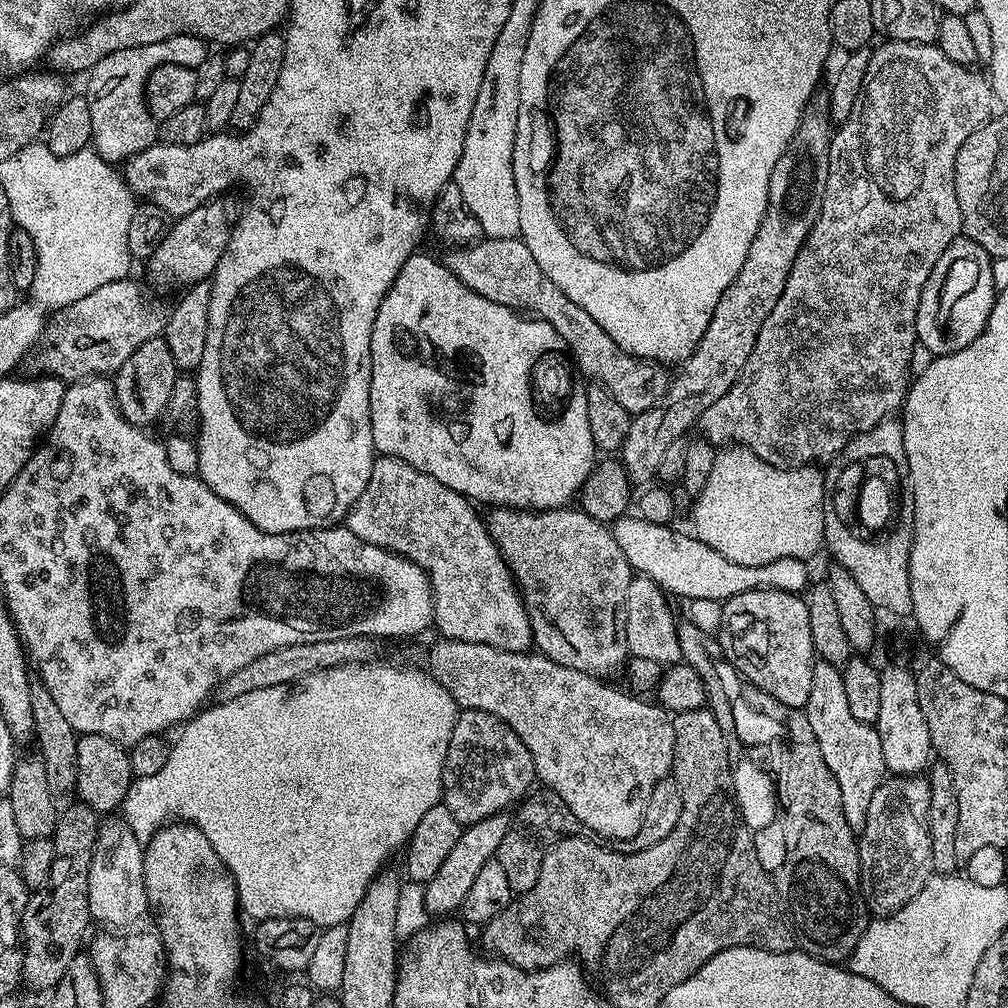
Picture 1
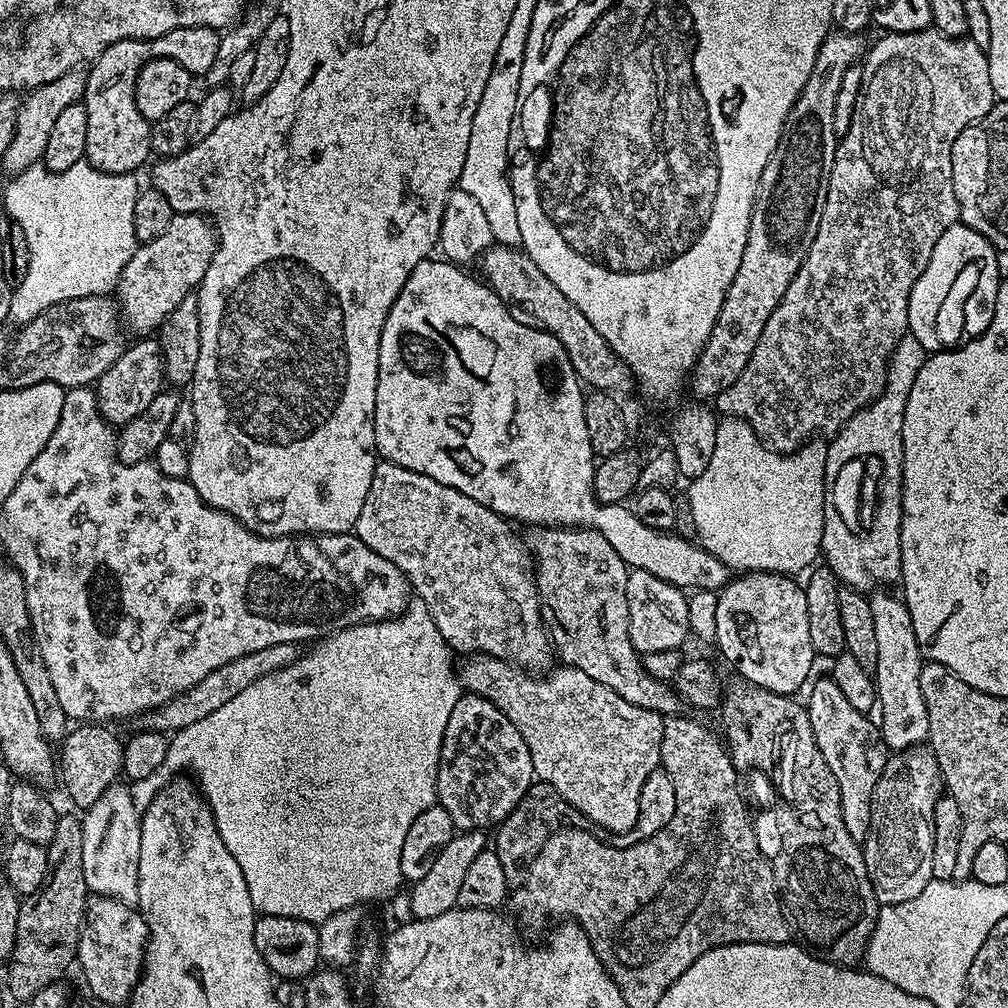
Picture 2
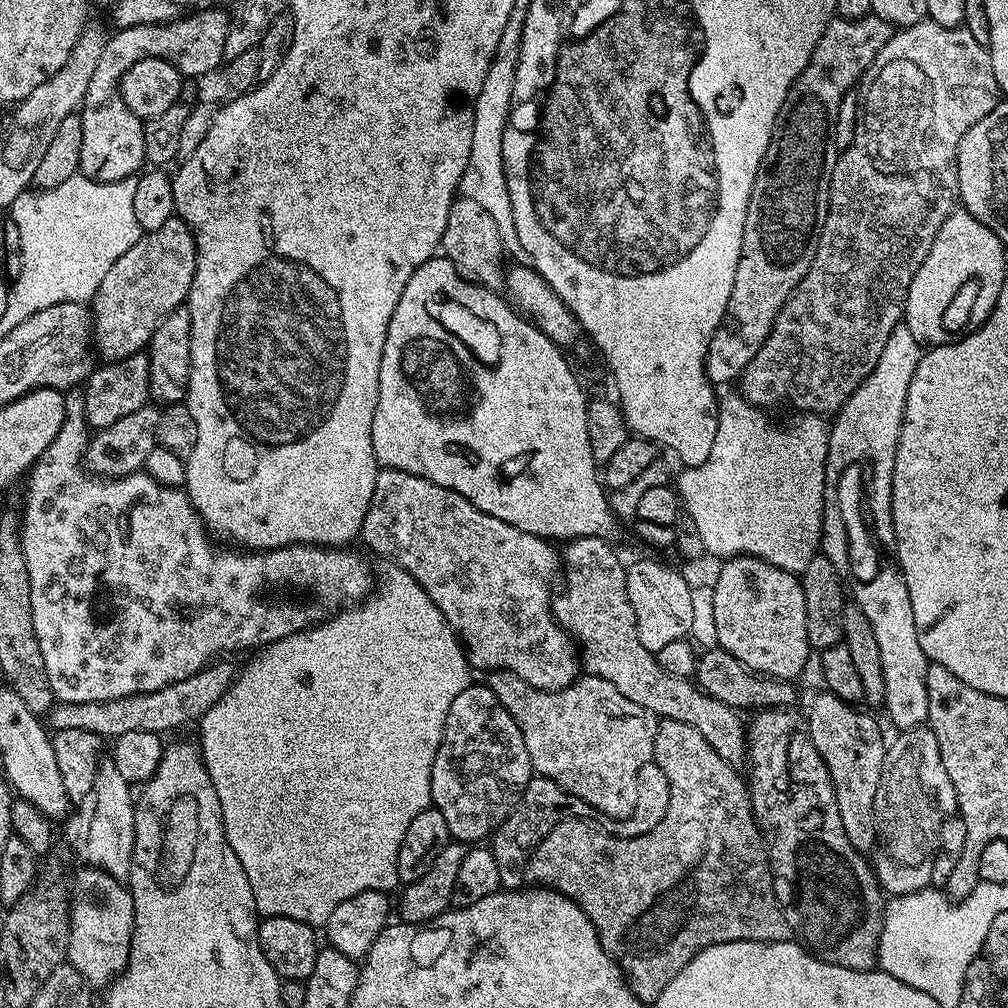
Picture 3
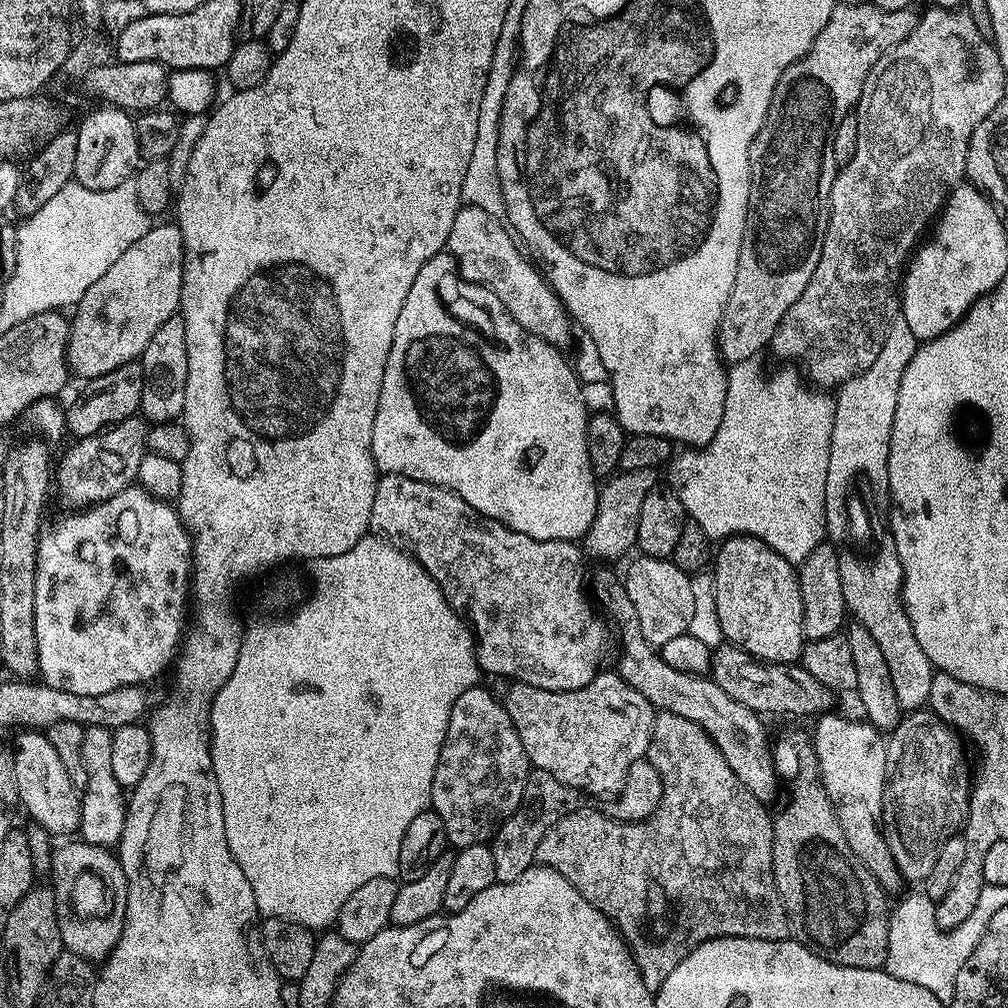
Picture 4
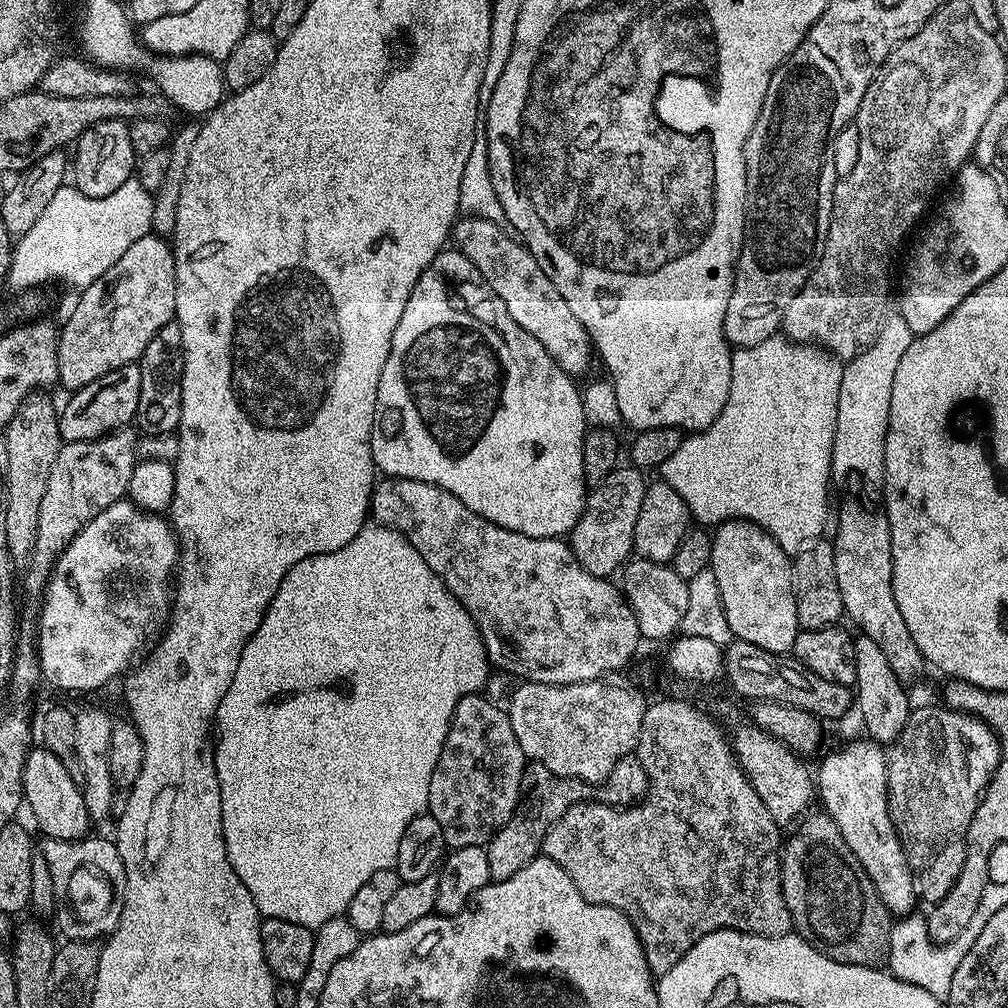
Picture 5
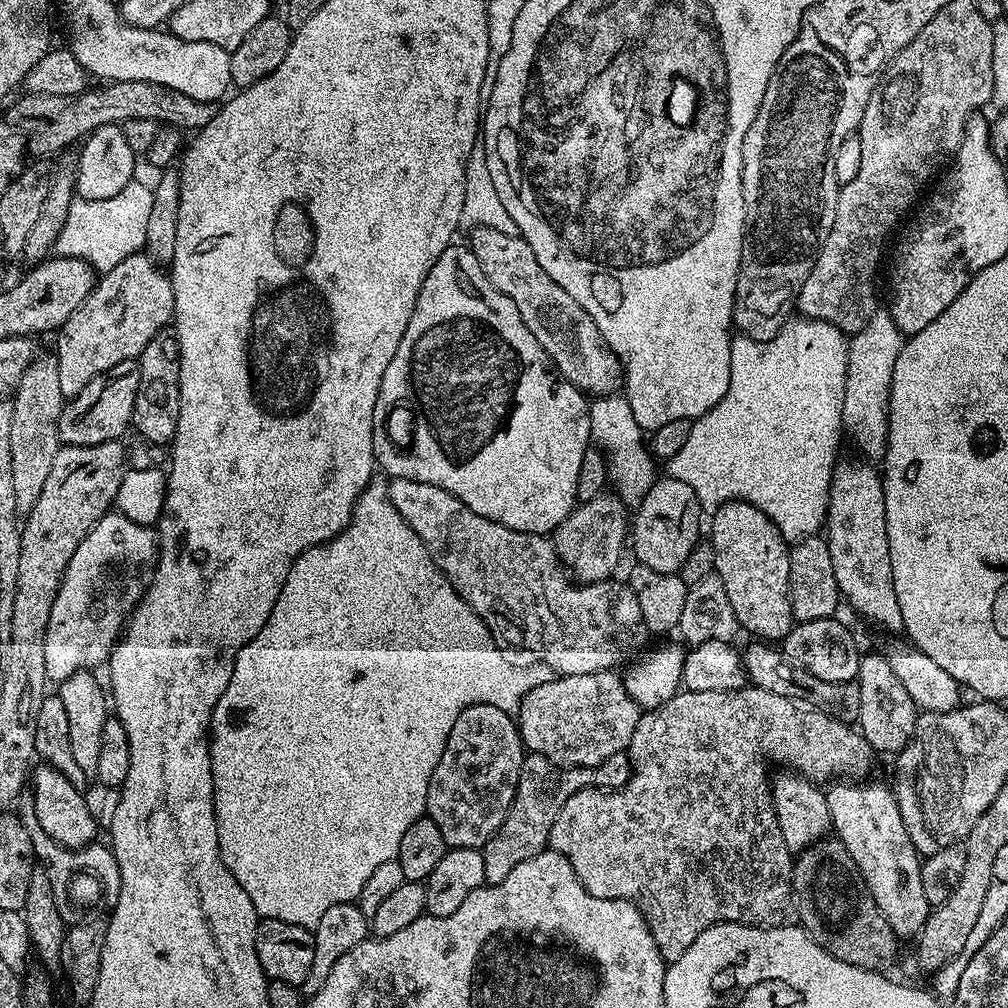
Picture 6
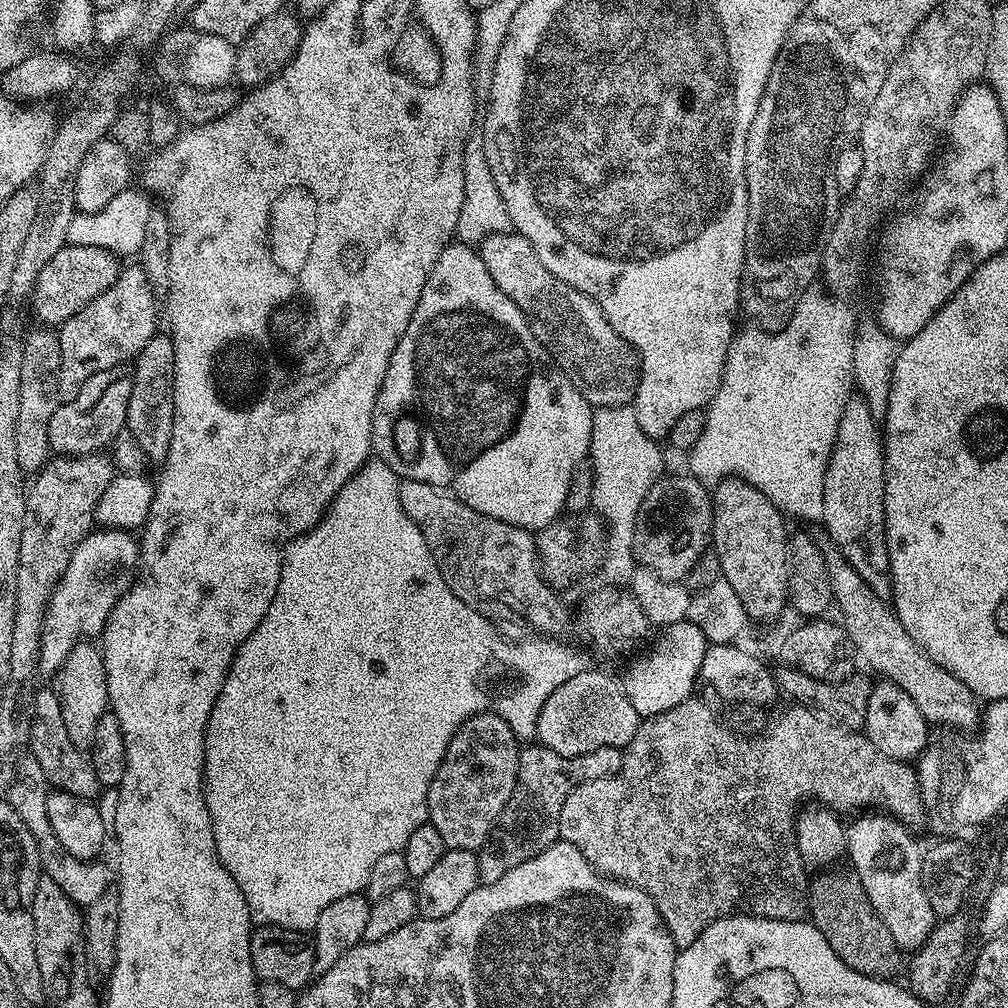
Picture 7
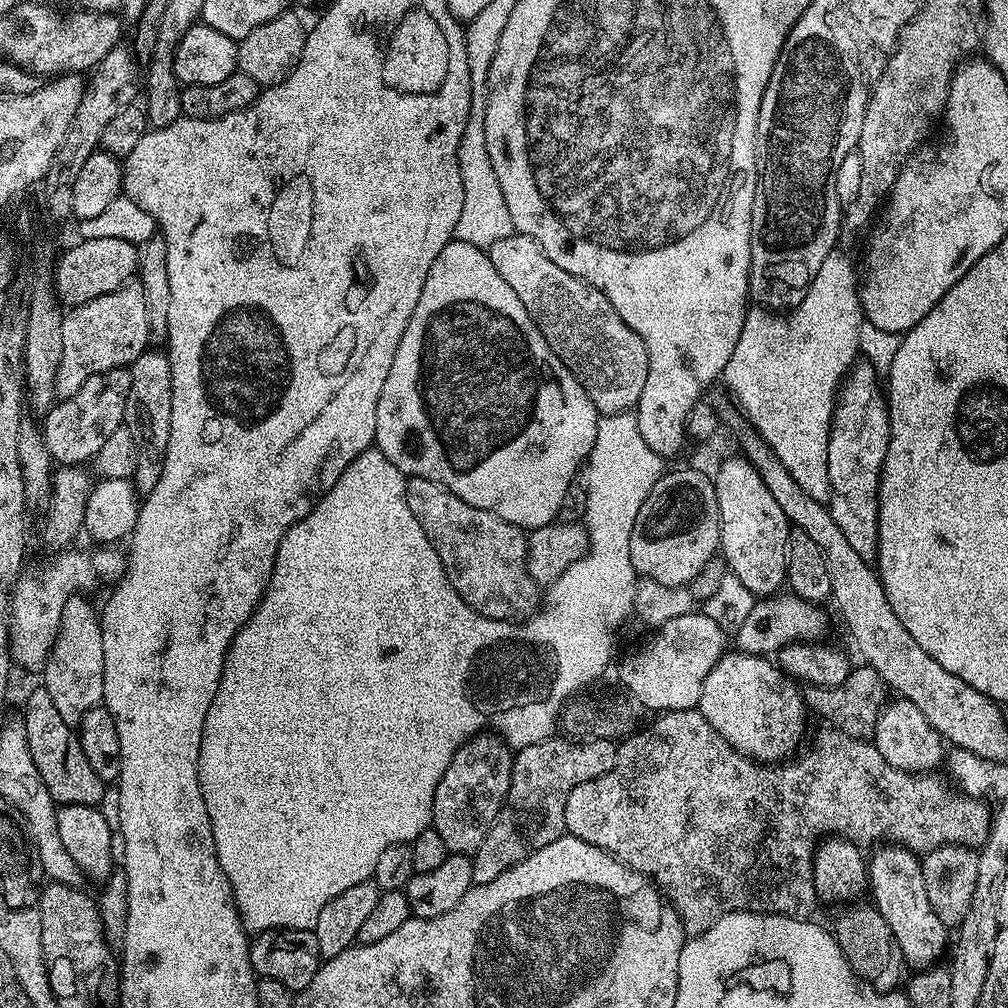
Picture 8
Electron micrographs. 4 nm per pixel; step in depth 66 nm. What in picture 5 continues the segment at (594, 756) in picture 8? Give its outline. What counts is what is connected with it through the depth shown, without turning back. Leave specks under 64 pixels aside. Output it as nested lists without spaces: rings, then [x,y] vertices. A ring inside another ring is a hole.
[[[635,754],[621,758],[604,782],[598,785],[587,784],[584,780],[575,780],[569,776],[559,776],[546,770],[546,766],[541,764],[525,763],[520,800],[514,814],[486,845],[492,880],[505,880],[518,874],[522,866],[541,855],[546,830],[550,830],[550,826],[554,826],[554,822],[558,822],[558,818],[562,818],[562,814],[570,810],[570,806],[591,800],[613,806],[631,806],[637,803],[647,790],[646,770]]]

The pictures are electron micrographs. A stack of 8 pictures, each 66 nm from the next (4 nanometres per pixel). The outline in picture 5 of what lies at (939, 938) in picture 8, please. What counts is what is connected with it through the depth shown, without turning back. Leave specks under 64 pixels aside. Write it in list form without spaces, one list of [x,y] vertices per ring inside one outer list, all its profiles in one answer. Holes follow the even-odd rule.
[[[861,738],[837,752],[832,752],[820,764],[820,773],[814,776],[814,784],[818,789],[818,800],[824,803],[823,811],[842,830],[842,838],[846,838],[846,846],[858,858],[862,870],[874,882],[874,890],[878,890],[878,898],[888,908],[889,913],[896,918],[904,918],[913,911],[912,908],[918,904],[918,893],[916,891],[916,880],[914,869],[908,865],[908,859],[900,839],[896,833],[896,827],[892,825],[892,815],[888,809],[888,758],[885,749],[877,744],[875,740]]]

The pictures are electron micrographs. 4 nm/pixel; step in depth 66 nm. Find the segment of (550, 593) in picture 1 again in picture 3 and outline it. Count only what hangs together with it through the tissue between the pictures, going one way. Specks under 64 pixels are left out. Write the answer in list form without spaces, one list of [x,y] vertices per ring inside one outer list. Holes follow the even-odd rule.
[[[583,536],[567,541],[562,548],[564,589],[561,592],[559,589],[552,597],[552,617],[578,645],[583,671],[589,676],[610,682],[610,686],[614,686],[618,694],[626,694],[630,702],[638,702],[638,706],[660,720],[686,722],[686,726],[694,726],[694,730],[698,730],[698,734],[702,734],[702,738],[710,742],[718,758],[722,758],[727,764],[740,766],[749,755],[749,729],[746,727],[746,720],[740,717],[743,715],[737,709],[731,708],[726,702],[718,702],[718,698],[702,691],[699,684],[691,679],[662,670],[653,652],[642,646],[636,629],[634,606],[630,606],[630,598],[626,594],[626,564],[625,561],[620,561],[619,554],[608,543],[602,536]]]

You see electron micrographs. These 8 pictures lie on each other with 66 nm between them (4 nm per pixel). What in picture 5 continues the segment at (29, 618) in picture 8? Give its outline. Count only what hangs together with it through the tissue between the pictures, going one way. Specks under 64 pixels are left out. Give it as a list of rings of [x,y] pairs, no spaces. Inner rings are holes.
[[[127,498],[114,502],[114,506],[106,506],[106,510],[102,510],[102,514],[98,514],[92,519],[69,542],[60,559],[56,561],[42,593],[44,609],[41,610],[40,616],[38,615],[38,651],[40,653],[40,674],[43,683],[45,685],[47,683],[53,684],[54,687],[61,688],[64,692],[92,692],[95,688],[100,688],[103,684],[110,683],[120,671],[123,673],[133,663],[133,661],[131,662],[132,655],[139,650],[140,643],[144,640],[144,631],[151,626],[152,619],[159,614],[160,607],[163,604],[165,607],[169,603],[170,581],[173,579],[177,563],[178,545],[176,543],[176,533],[172,531],[171,523],[163,515],[145,512],[143,508],[136,507]]]

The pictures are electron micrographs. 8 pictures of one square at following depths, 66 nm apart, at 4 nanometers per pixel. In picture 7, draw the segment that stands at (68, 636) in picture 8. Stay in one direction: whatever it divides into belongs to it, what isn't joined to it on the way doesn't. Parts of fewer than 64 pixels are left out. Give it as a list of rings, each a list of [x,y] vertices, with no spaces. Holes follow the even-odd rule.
[[[81,642],[70,650],[66,662],[54,674],[54,691],[62,706],[62,718],[66,722],[66,731],[70,733],[70,742],[81,750],[91,749],[94,742],[94,729],[98,718],[109,711],[108,687],[106,686],[106,666],[101,649],[92,642]]]

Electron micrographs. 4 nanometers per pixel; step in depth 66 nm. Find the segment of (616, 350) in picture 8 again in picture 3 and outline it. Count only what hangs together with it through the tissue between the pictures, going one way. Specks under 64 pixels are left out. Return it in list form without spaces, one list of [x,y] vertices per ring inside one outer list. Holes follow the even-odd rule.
[[[461,195],[452,201],[450,218],[446,218],[446,230],[442,234],[440,248],[463,280],[493,290],[505,287],[506,253],[502,234],[498,234],[493,216],[479,202],[474,202],[474,198]]]

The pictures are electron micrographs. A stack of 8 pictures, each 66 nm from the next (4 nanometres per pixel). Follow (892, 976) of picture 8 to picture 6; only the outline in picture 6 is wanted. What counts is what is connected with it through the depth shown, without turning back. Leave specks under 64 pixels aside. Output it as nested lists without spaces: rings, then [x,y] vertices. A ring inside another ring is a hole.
[[[835,838],[816,841],[795,857],[792,865],[792,894],[799,927],[819,940],[834,958],[867,972],[883,973],[896,960],[896,931],[882,918],[878,902],[870,894],[854,858]],[[820,920],[828,924],[820,932]]]

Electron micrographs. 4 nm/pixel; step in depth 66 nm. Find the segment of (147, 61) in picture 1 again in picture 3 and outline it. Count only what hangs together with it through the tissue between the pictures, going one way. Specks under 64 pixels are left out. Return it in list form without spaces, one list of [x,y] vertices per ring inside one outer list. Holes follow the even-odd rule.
[[[220,8],[205,12],[192,12],[189,16],[177,15],[165,24],[143,24],[113,31],[108,37],[94,78],[86,90],[86,98],[78,114],[82,118],[82,158],[79,175],[94,182],[118,182],[136,176],[145,167],[144,121],[138,119],[124,105],[120,97],[120,79],[134,62],[142,58],[162,58],[175,68],[188,72],[212,72],[225,63],[224,47],[229,13]]]

